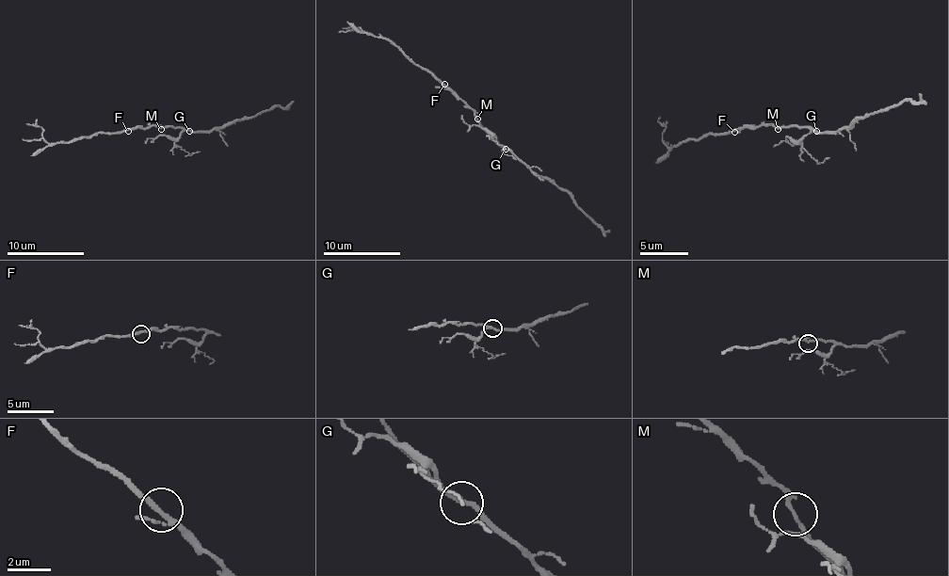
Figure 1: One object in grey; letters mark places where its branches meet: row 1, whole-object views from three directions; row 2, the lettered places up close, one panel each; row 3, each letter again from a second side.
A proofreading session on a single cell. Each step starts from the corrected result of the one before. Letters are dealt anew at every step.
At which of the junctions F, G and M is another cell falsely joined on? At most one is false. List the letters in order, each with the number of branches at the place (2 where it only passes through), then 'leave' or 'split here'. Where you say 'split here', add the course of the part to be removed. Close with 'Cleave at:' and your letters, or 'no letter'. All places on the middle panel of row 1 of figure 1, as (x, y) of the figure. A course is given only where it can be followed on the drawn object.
F: branches 3; leave
G: branches 3; leave
M: branches 3; leave
Cleave at: no letter

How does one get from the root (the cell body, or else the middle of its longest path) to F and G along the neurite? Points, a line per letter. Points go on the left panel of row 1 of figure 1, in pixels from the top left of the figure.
F: (161, 127), (132, 127), (128, 131)
G: (161, 127), (182, 127), (189, 131)

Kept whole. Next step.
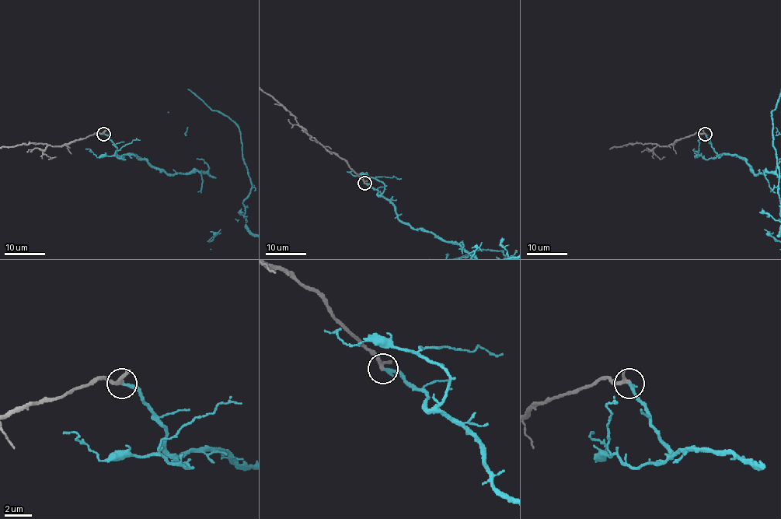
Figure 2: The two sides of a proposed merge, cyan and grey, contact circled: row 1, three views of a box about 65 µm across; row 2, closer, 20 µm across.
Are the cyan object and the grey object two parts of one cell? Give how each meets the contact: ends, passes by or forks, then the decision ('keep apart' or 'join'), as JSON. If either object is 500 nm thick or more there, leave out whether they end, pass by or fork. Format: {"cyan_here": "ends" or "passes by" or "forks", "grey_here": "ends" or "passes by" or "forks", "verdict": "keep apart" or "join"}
{"cyan_here": "ends", "grey_here": "passes by", "verdict": "join"}

